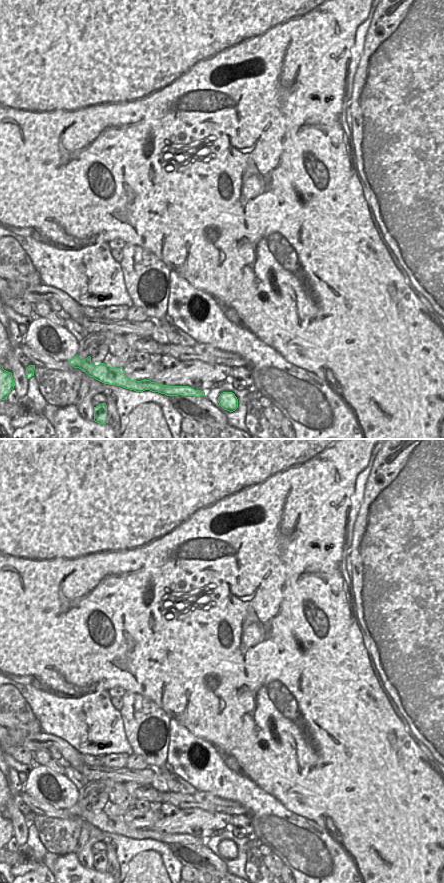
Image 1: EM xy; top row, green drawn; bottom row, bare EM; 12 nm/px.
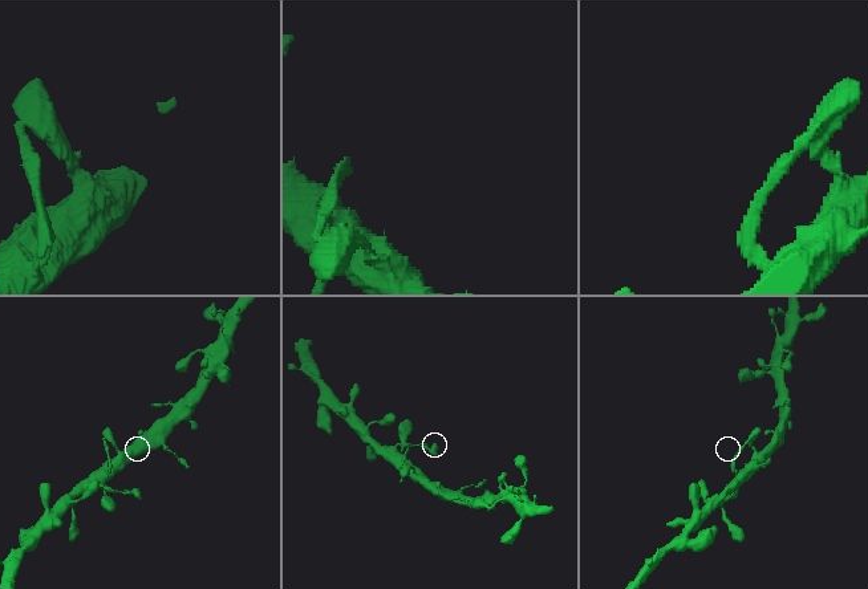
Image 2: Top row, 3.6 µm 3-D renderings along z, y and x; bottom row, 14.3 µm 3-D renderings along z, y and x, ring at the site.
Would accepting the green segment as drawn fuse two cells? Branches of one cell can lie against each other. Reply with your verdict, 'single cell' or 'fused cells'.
single cell

